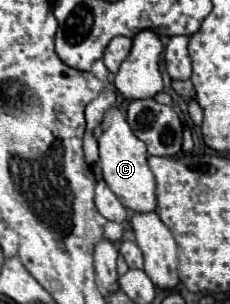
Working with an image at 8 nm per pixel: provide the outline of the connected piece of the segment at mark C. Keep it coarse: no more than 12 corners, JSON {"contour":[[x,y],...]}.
{"contour":[[116,108],[98,138],[108,188],[124,208],[156,212],[146,144]]}

